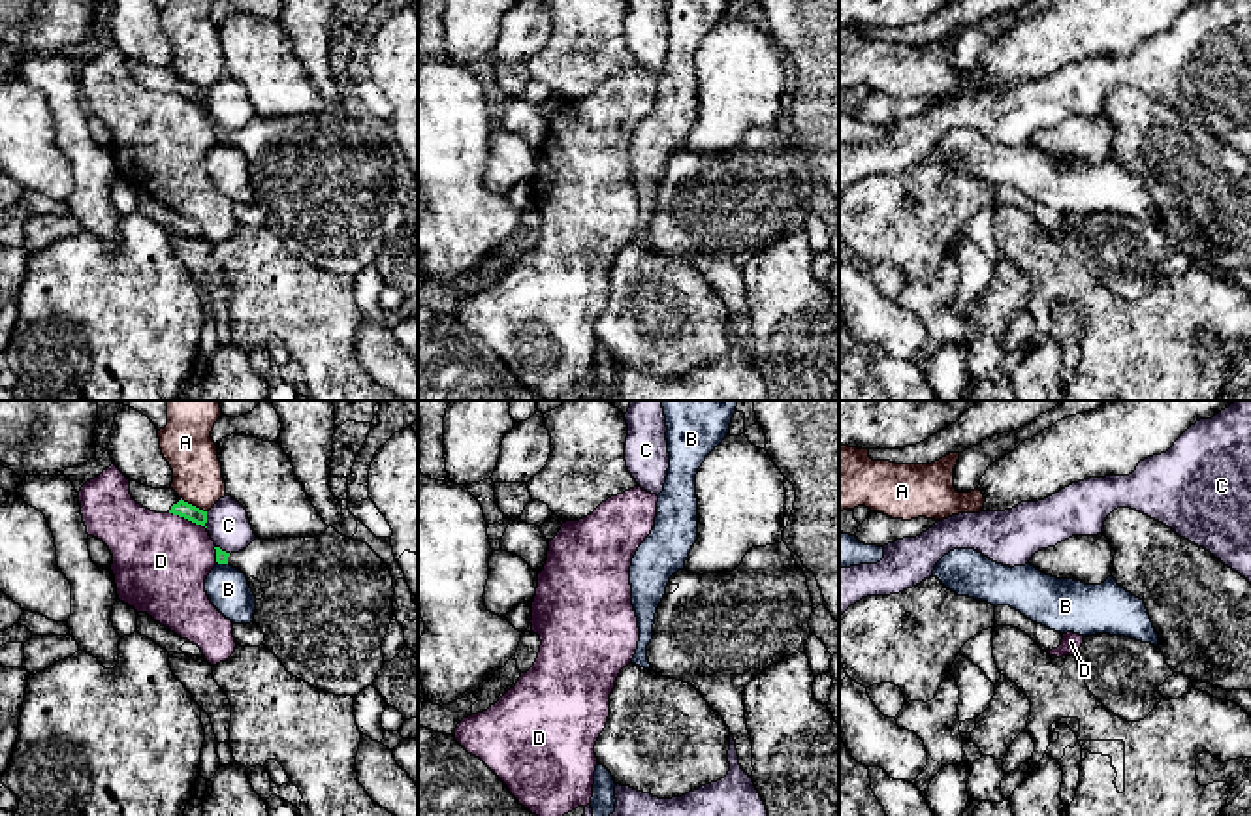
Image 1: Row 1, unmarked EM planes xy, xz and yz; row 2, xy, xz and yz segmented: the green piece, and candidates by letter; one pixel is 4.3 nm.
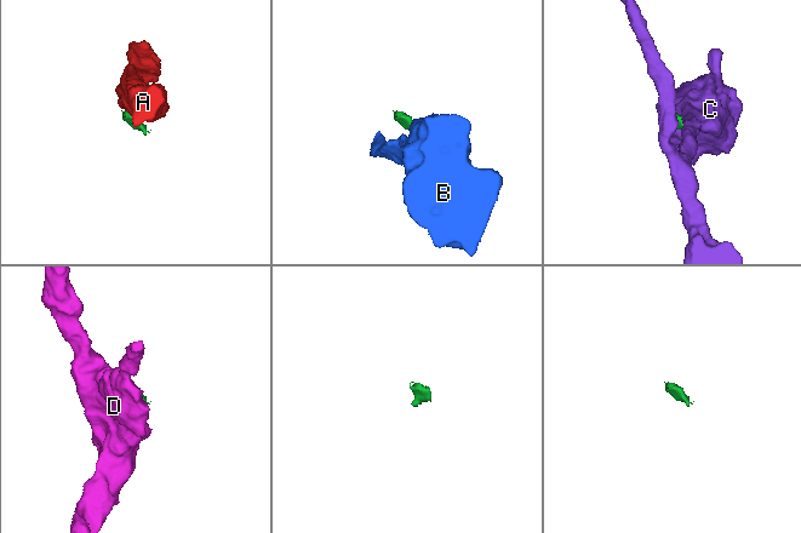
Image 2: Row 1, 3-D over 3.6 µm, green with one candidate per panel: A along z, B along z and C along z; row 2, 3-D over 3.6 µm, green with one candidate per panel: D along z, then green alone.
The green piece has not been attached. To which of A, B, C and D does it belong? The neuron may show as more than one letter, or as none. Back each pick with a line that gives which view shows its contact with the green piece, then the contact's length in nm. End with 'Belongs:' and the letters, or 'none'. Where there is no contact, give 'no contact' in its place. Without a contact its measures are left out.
Belongs: none

